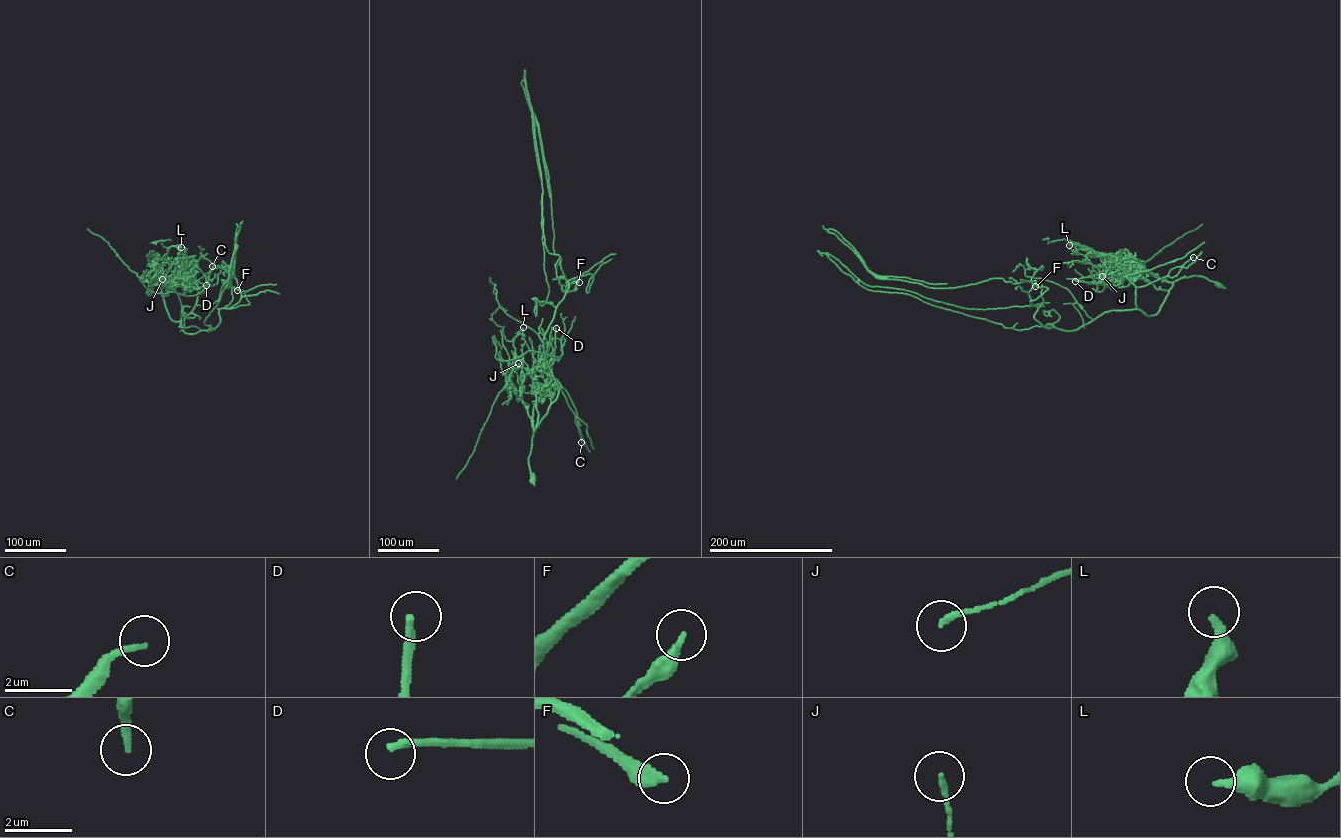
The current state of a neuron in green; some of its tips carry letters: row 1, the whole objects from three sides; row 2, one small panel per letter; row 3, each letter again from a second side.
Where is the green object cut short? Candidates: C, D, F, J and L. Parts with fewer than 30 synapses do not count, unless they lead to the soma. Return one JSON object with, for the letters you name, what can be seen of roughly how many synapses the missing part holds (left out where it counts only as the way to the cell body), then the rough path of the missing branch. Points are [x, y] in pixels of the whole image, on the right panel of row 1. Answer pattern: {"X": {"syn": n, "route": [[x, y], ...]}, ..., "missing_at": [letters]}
{"D": {"syn": 30, "route": [[1075, 281], [1057, 280], [1046, 273], [1048, 278], [1041, 276], [1019, 284]]}, "missing_at": ["D"]}

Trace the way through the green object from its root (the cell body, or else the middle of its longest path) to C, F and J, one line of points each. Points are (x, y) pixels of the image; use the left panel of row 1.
C: (150, 292), (151, 283), (159, 284), (169, 317), (181, 321), (208, 286), (212, 266)
F: (150, 292), (159, 284), (173, 321), (189, 314), (180, 321), (190, 334), (217, 327), (218, 309), (237, 290)
J: (150, 292), (152, 282), (162, 288), (160, 271), (152, 268), (153, 262), (155, 277), (162, 279)

